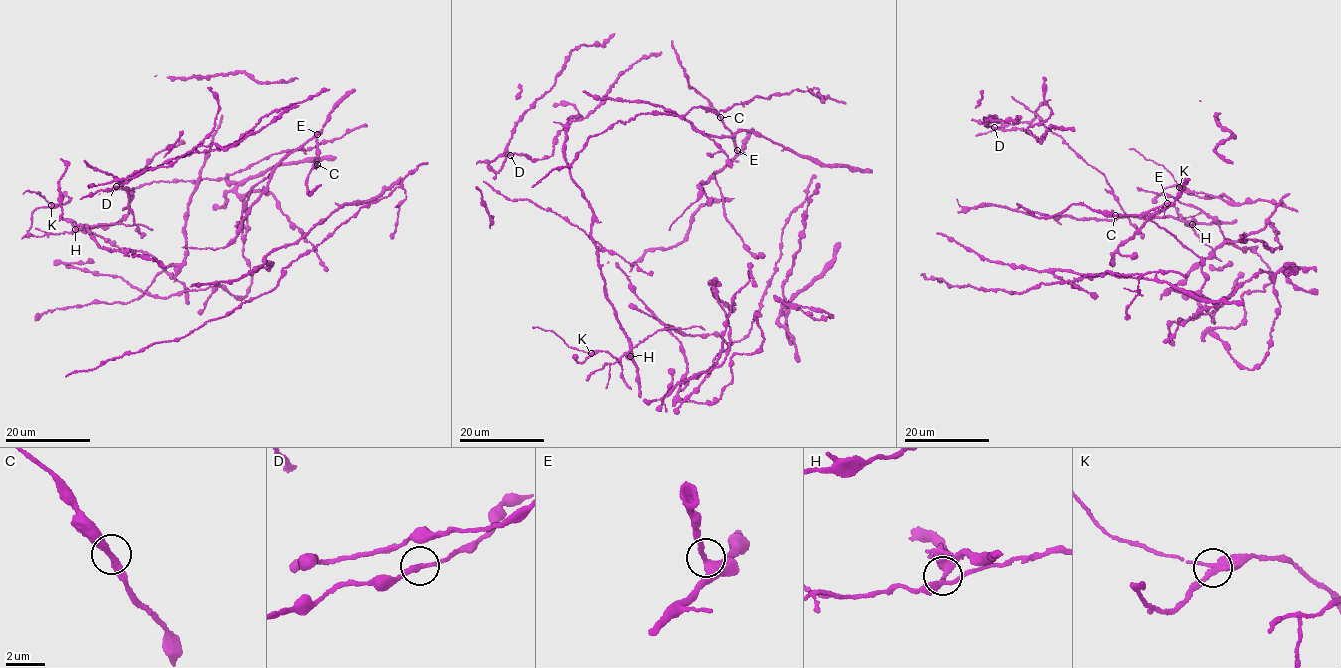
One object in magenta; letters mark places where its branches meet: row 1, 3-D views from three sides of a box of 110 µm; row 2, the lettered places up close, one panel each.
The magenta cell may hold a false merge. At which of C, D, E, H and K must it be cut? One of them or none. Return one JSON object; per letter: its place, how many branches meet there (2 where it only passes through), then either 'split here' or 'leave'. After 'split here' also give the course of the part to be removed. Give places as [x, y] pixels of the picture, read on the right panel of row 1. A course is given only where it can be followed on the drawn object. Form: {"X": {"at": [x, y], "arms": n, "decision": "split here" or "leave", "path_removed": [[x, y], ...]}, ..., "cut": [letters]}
{"C": {"at": [1115, 215], "arms": 3, "decision": "leave"}, "D": {"at": [994, 127], "arms": 3, "decision": "leave"}, "E": {"at": [1167, 203], "arms": 3, "decision": "leave"}, "H": {"at": [1192, 224], "arms": 3, "decision": "split here", "path_removed": [[1192, 225], [1187, 224], [1221, 261]]}, "K": {"at": [1179, 187], "arms": 3, "decision": "leave"}, "cut": ["H"]}

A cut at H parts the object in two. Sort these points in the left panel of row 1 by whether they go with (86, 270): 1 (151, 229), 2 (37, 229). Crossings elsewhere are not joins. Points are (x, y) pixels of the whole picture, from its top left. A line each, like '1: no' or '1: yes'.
1: no
2: no

